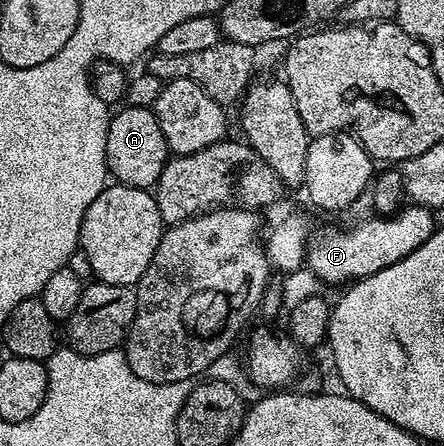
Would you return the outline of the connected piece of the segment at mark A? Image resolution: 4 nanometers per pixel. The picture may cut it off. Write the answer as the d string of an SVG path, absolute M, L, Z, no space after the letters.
M121 106L117 115L108 121L106 133L106 157L111 178L116 183L125 183L128 187L155 188L162 169L167 165L170 152L162 125L151 107Z

